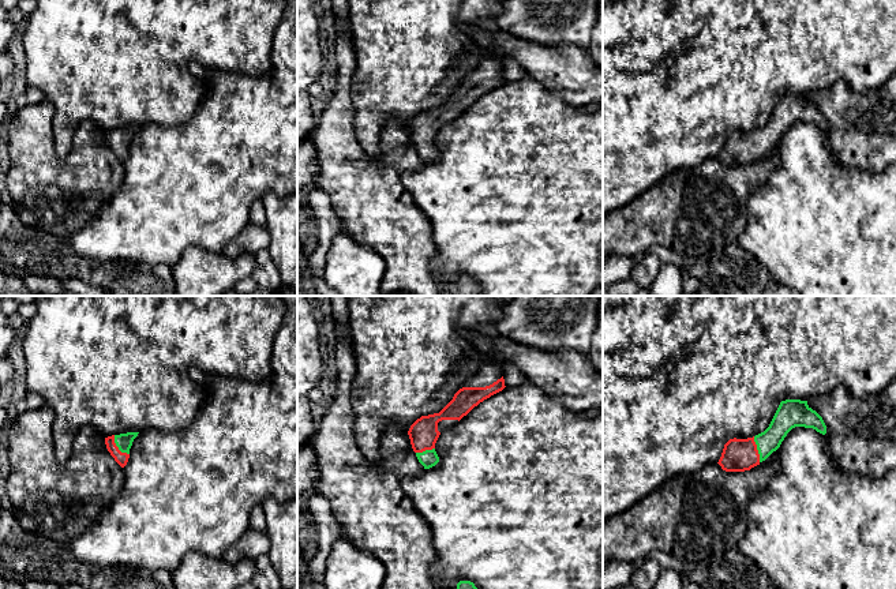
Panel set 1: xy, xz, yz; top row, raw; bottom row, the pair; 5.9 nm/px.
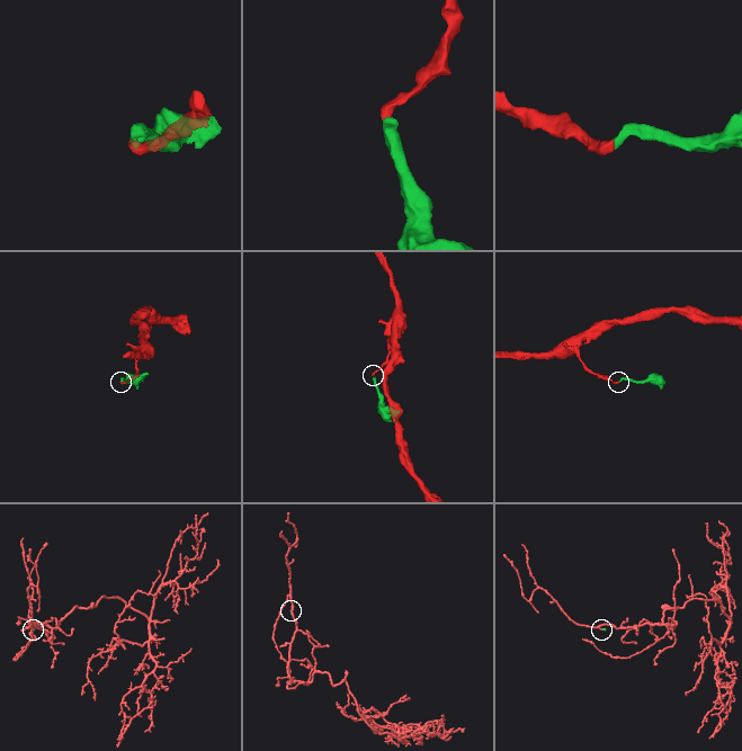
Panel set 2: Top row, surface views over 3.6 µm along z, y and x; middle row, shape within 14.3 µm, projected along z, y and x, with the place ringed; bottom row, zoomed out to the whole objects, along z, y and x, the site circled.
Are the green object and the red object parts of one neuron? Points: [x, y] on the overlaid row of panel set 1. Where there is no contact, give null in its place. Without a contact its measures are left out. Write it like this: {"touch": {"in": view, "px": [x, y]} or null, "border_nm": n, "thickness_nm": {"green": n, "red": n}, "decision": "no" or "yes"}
{"touch": {"in": "yz", "px": [757, 449]}, "border_nm": 160, "thickness_nm": {"green": 140, "red": 190}, "decision": "yes"}

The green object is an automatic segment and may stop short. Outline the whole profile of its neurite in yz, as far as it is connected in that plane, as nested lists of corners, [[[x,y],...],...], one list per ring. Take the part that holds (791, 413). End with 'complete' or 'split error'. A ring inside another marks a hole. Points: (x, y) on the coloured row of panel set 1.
[[[781,401],[769,427],[747,439],[730,439],[723,449],[719,465],[726,472],[745,472],[760,465],[776,451],[787,434],[795,427],[813,428],[825,435],[822,417],[813,410],[807,401]]]; split error

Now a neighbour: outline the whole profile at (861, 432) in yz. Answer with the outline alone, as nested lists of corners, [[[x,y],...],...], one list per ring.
[[[896,379],[880,394],[854,397],[843,386],[807,399],[826,425],[824,439],[835,466],[843,472],[880,477],[896,468]]]

